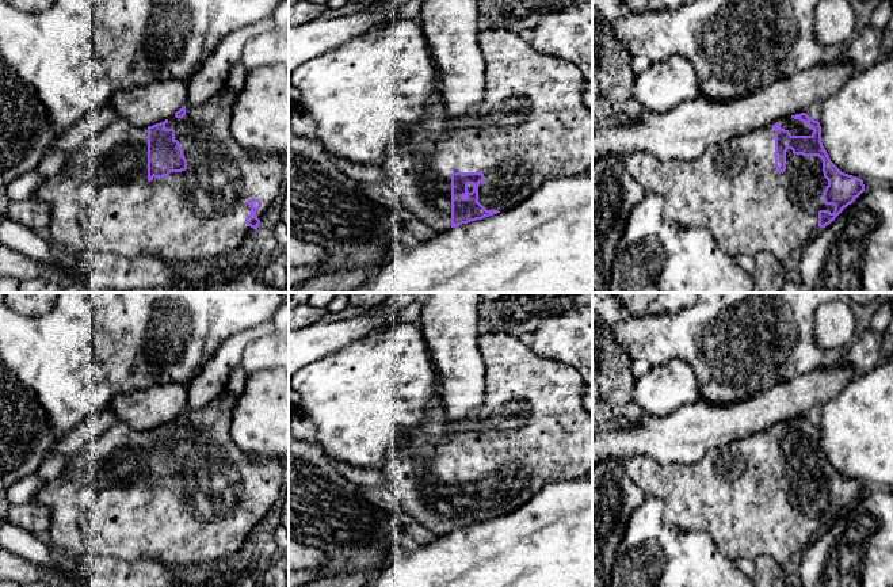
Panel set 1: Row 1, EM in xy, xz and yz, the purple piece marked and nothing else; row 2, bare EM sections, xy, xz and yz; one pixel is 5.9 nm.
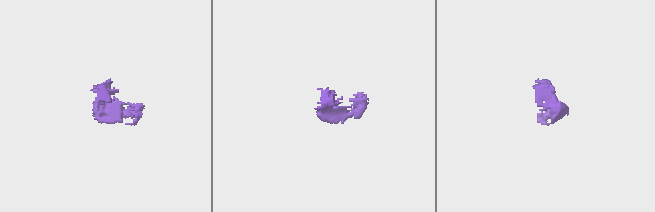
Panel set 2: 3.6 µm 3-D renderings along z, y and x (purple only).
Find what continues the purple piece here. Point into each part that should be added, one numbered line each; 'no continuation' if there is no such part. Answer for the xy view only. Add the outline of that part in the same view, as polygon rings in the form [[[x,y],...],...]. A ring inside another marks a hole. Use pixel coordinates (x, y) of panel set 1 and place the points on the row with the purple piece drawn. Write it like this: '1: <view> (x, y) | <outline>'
1: xy (102, 199) | [[[225,88],[203,104],[186,104],[183,118],[173,115],[168,119],[165,129],[175,130],[175,140],[183,149],[187,169],[153,178],[152,182],[148,180],[148,127],[137,127],[117,117],[107,127],[89,136],[62,169],[54,176],[46,176],[30,197],[49,205],[51,240],[70,255],[92,249],[127,258],[157,255],[165,260],[217,260],[236,249],[255,232],[245,224],[251,214],[247,201],[262,202],[256,211],[262,222],[268,217],[283,180],[283,159],[270,153],[249,153],[232,137],[230,118],[236,96],[236,91]]]

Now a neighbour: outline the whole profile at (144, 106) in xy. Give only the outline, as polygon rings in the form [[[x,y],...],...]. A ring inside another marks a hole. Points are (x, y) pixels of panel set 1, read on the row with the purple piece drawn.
[[[163,80],[118,91],[110,100],[117,117],[137,127],[164,122],[187,104],[187,84],[180,80]]]

